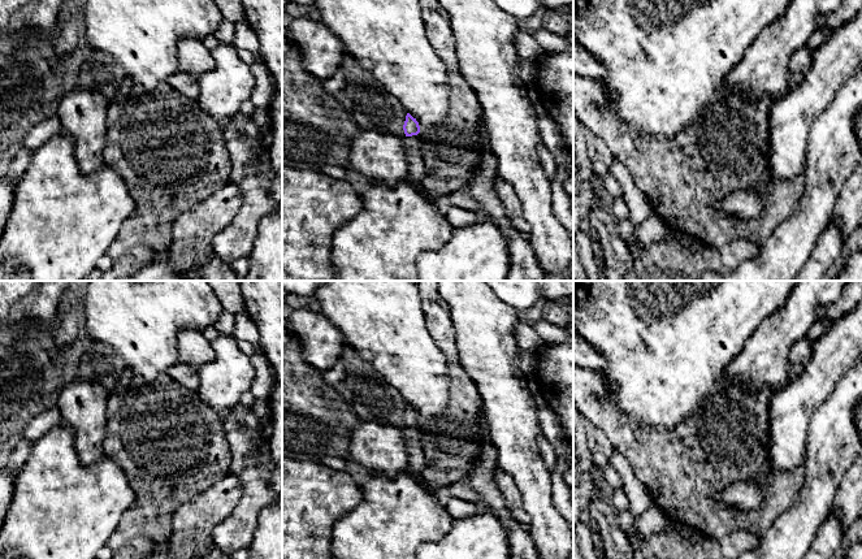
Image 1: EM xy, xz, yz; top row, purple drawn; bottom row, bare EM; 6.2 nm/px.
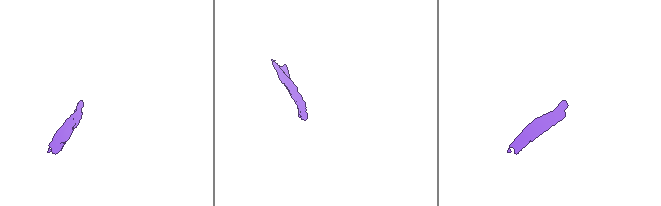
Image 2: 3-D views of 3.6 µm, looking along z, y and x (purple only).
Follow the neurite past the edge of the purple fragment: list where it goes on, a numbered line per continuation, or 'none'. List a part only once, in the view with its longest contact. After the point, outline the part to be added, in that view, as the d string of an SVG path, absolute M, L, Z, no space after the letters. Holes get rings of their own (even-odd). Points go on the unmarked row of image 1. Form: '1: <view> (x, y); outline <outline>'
1: xz (412, 436); outline M419 425L406 428L403 432L403 438L408 451L408 471L416 480L428 486L421 478L421 471L425 468L425 456L423 451L421 432Z

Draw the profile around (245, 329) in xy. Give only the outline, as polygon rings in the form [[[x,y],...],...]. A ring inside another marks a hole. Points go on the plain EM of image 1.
[[[243,313],[235,315],[234,330],[231,337],[238,341],[244,341],[260,348],[260,334],[254,321]]]

